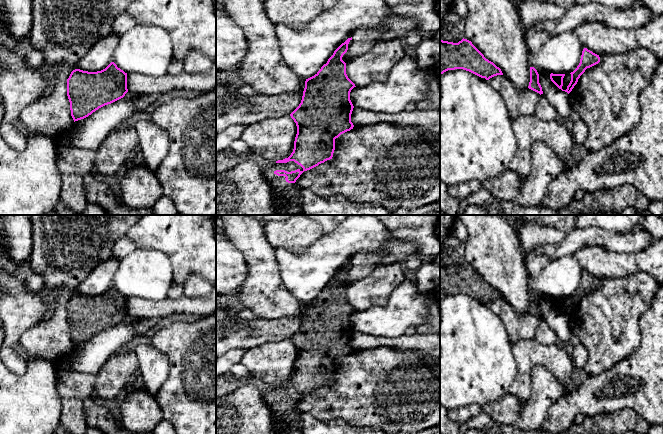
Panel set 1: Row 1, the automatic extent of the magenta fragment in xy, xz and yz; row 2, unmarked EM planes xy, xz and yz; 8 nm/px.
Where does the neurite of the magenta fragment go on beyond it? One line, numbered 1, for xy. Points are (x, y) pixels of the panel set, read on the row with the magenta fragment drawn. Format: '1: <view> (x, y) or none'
1: none

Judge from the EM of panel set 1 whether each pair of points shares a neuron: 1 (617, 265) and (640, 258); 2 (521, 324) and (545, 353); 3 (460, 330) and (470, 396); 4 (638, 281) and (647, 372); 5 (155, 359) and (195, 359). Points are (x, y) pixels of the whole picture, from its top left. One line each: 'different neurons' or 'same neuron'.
1: same neuron
2: different neurons
3: same neuron
4: different neurons
5: different neurons

